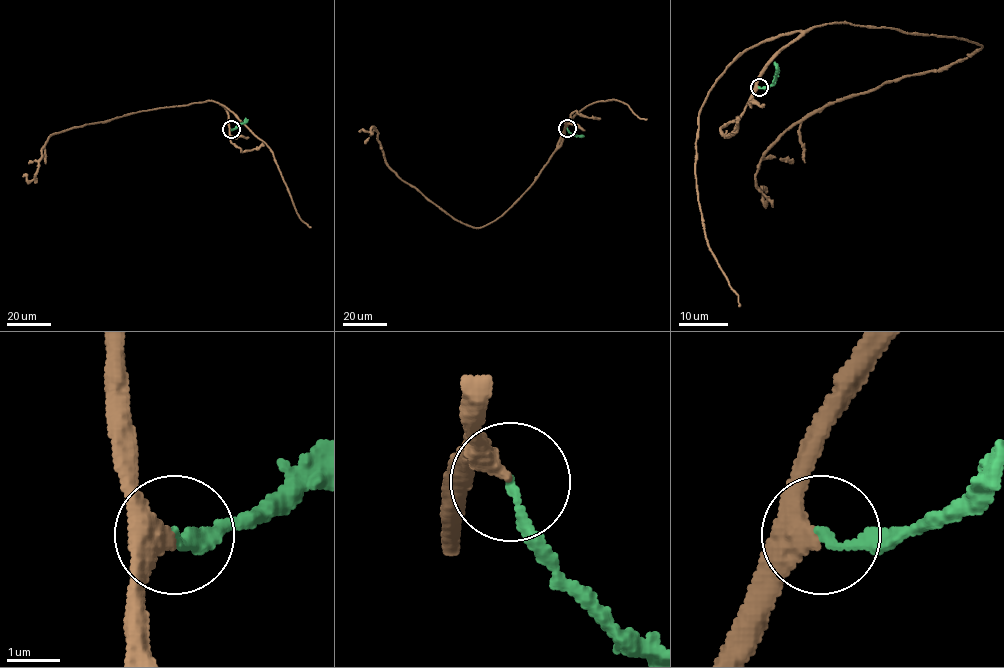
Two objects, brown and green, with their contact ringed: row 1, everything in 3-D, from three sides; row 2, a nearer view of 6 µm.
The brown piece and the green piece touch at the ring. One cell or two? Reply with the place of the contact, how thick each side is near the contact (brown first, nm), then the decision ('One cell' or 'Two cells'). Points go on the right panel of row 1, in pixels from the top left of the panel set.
Place: (759, 87). Thickness 360 nm (brown) against 160 nm. One cell

